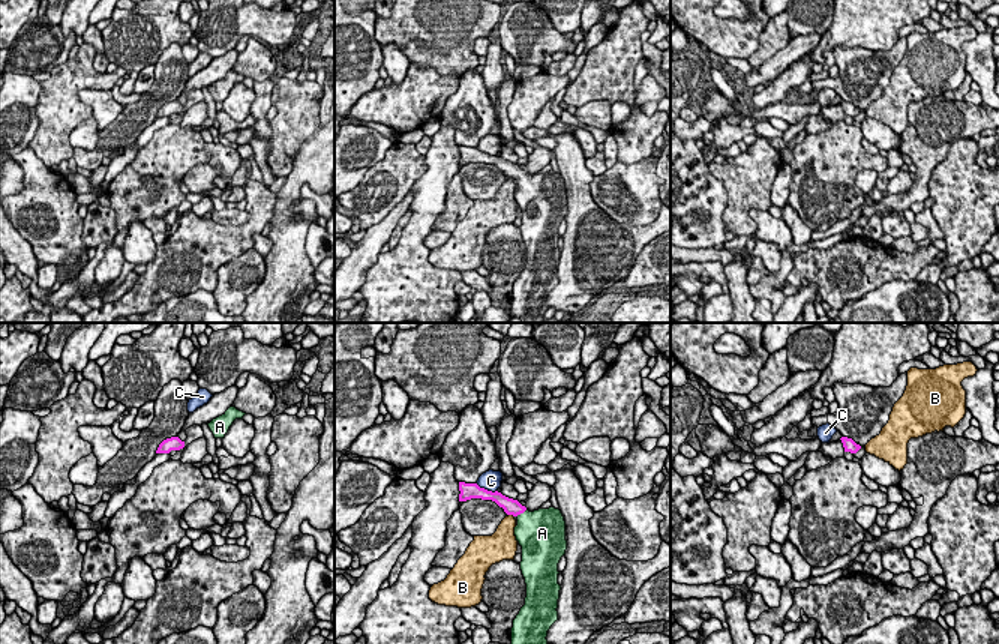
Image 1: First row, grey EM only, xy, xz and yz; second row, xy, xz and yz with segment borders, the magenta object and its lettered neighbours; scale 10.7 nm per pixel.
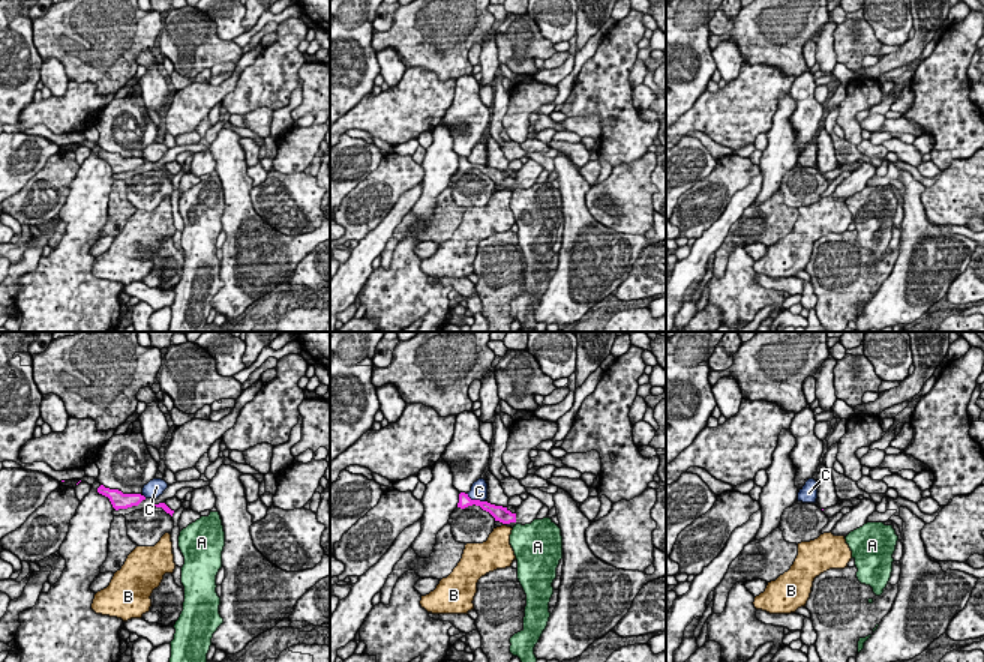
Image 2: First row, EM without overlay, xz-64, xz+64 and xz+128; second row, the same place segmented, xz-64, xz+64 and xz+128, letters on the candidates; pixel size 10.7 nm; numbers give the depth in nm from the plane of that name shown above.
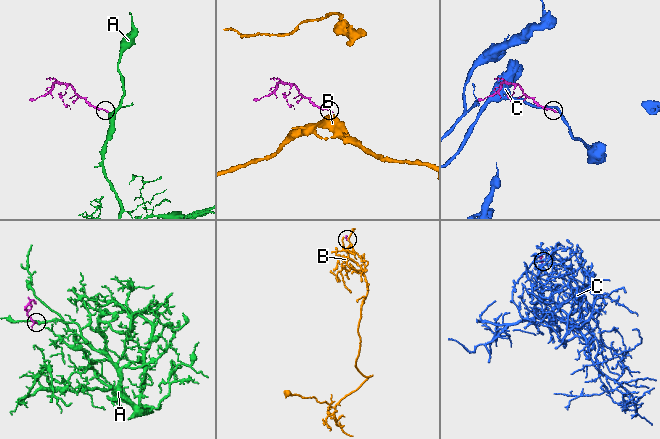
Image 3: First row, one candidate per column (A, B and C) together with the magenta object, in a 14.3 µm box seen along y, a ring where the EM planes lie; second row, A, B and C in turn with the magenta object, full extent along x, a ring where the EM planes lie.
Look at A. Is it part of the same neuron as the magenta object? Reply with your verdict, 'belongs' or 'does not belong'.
belongs

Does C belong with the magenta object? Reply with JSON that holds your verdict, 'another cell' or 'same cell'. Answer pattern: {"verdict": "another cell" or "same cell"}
{"verdict": "another cell"}

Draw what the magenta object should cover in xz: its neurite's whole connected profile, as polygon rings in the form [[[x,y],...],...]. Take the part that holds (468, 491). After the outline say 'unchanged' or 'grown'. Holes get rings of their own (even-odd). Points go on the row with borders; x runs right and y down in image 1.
[[[459,482],[459,501],[492,500],[518,518],[514,536],[522,546],[520,570],[526,584],[525,605],[513,620],[512,644],[548,644],[548,630],[558,620],[558,563],[566,554],[566,521],[560,509],[530,512],[518,500]]] | grown

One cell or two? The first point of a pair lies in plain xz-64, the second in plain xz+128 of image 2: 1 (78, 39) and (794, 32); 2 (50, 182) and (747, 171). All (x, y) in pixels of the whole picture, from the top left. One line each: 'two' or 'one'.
1: one
2: one

